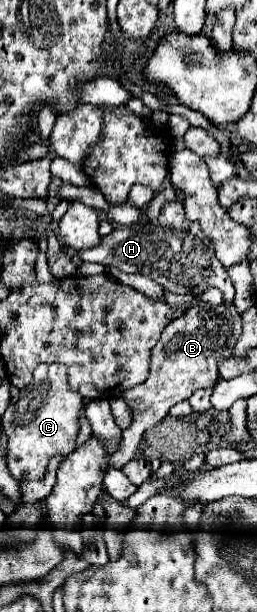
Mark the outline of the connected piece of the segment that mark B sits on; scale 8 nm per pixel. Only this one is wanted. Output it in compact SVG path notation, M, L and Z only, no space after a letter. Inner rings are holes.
M219 305L207 315L199 315L197 307L191 307L183 317L175 319L165 327L159 343L151 351L149 379L123 393L123 399L133 413L133 425L123 431L121 447L115 455L111 455L113 469L121 469L135 457L145 429L159 423L175 403L189 399L197 389L207 389L215 385L215 381L219 379L217 365L233 355L233 347L239 335L241 335L241 317L233 305L231 307Z

